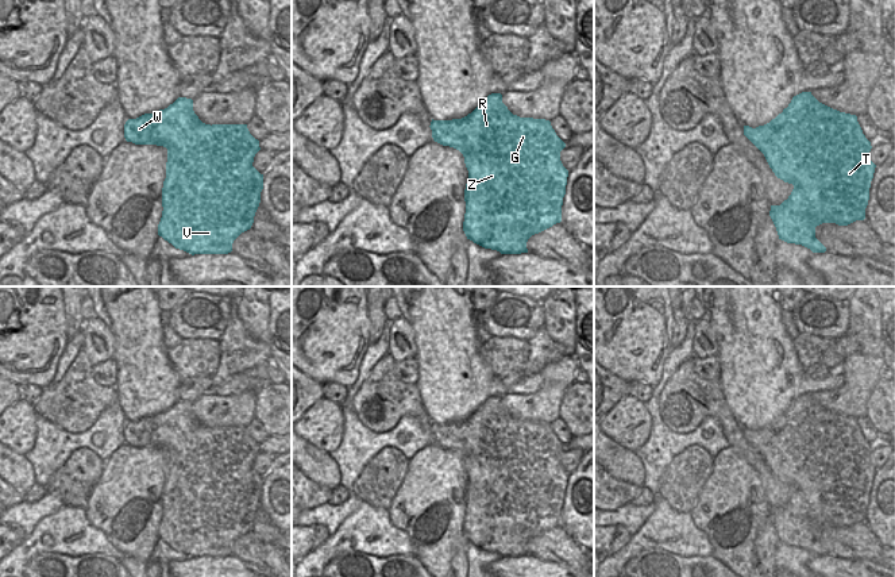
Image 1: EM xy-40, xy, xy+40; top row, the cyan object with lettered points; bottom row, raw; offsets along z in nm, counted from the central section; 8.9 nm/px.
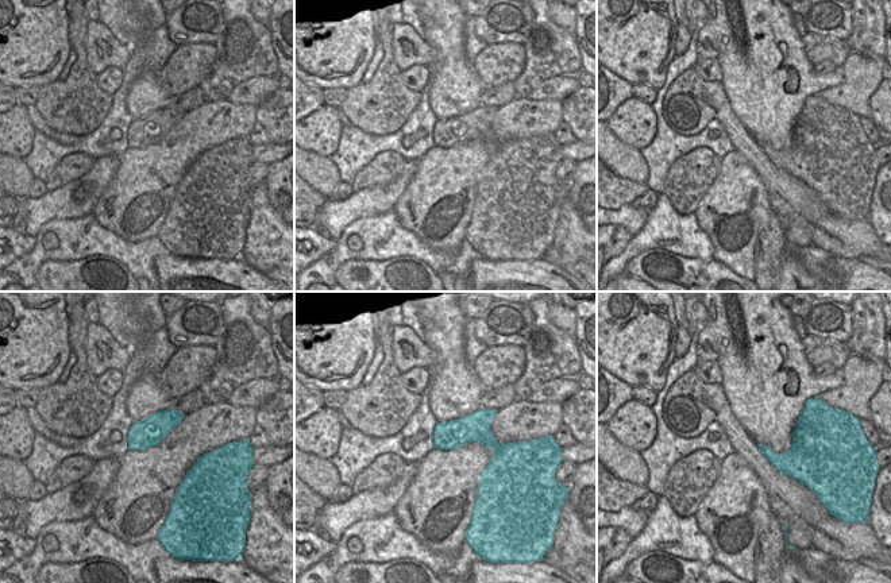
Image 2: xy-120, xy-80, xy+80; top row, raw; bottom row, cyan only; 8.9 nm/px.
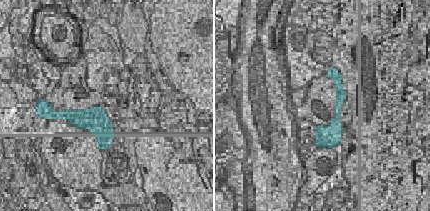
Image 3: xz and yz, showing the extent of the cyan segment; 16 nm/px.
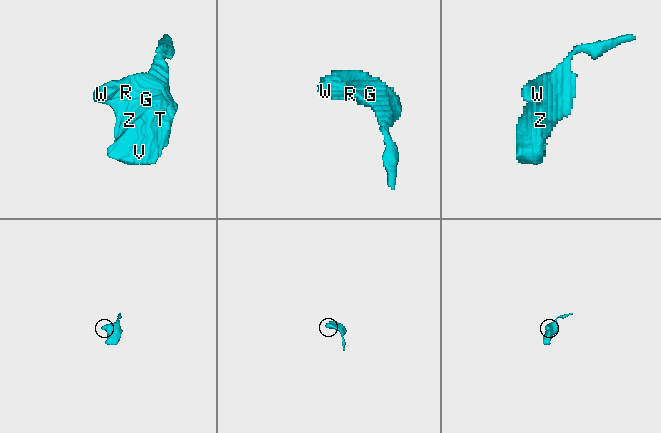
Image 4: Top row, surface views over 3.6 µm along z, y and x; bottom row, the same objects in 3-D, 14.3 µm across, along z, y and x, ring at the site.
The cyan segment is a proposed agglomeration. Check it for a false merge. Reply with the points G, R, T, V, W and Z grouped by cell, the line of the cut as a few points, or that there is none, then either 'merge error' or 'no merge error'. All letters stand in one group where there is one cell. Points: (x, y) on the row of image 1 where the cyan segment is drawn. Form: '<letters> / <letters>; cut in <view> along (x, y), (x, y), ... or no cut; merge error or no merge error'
G R T V W Z; no cut; no merge error

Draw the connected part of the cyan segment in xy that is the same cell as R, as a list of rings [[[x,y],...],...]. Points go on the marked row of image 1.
[[[501,93],[489,95],[462,119],[431,122],[435,142],[459,150],[468,181],[464,189],[463,231],[467,239],[501,254],[528,253],[528,239],[562,222],[568,170],[560,161],[566,143],[549,120],[520,118],[502,103]]]

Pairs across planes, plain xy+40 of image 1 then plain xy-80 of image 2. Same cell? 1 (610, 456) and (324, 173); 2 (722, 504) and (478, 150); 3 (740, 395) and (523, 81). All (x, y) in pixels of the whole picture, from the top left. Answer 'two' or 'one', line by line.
1: one
2: one
3: two

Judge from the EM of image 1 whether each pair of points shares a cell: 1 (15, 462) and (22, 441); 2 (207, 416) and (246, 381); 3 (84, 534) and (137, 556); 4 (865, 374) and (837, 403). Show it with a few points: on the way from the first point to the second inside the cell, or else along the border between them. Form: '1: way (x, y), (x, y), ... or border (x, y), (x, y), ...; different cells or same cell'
1: border (14, 450), (23, 454); different cells
2: border (257, 392), (243, 391), (230, 395), (205, 395); different cells
3: border (91, 524), (96, 526), (122, 554), (120, 560); different cells
4: way (859, 381), (844, 396); same cell

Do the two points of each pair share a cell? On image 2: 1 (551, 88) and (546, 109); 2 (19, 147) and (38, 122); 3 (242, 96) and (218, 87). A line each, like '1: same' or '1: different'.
1: different
2: different
3: different

